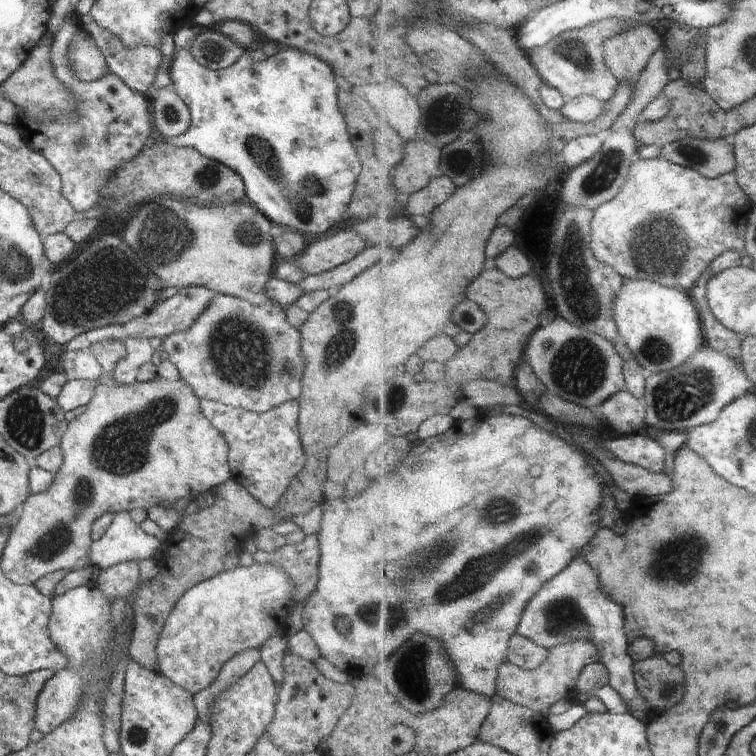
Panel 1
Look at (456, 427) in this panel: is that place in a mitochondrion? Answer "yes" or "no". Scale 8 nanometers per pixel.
no

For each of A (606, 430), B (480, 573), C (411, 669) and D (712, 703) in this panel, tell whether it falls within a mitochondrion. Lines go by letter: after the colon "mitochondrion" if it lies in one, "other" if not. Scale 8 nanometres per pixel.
A: other
B: mitochondrion
C: mitochondrion
D: other

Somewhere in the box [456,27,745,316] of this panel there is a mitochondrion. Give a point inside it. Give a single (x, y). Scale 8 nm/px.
(663, 250)

